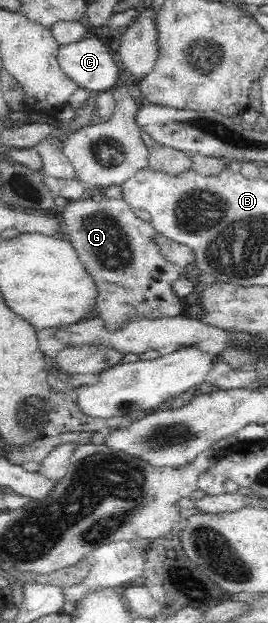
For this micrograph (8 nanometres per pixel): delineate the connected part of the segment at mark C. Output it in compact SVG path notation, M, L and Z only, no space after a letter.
M97 38L61 46L57 60L61 70L75 80L79 88L89 91L111 91L119 79L119 67L109 51Z

